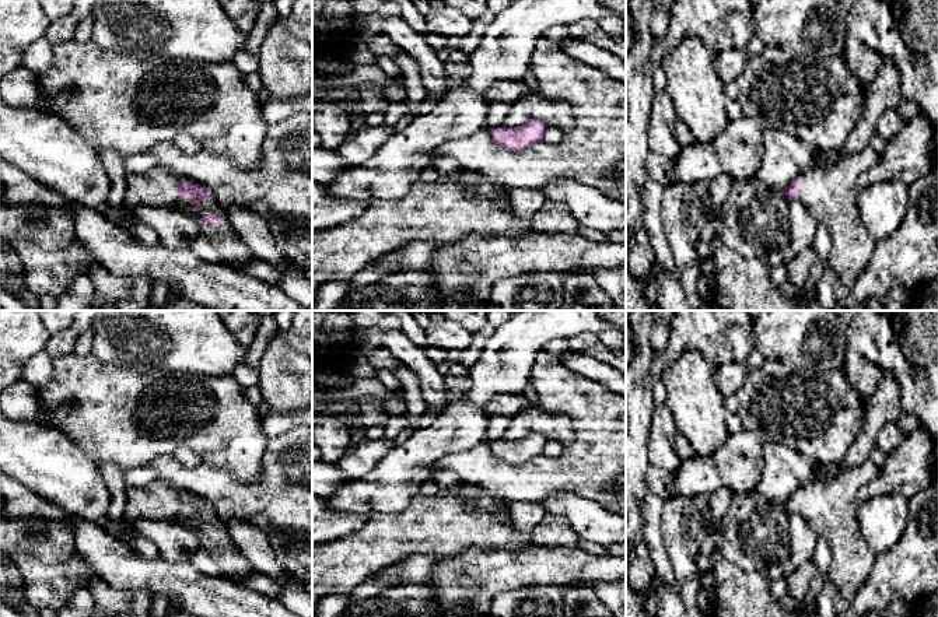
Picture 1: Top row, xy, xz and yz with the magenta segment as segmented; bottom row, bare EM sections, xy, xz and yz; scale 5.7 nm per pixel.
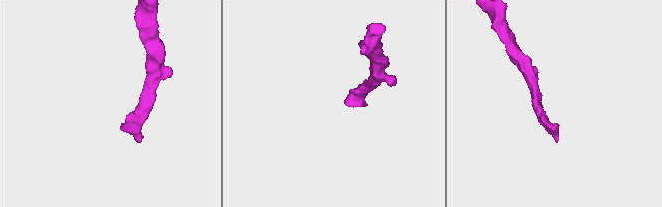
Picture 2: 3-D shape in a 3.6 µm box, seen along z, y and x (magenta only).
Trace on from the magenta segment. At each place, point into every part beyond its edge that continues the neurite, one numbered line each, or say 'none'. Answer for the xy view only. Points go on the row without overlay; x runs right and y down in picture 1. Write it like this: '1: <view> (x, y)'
1: xy (157, 501)

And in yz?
1: yz (829, 507)

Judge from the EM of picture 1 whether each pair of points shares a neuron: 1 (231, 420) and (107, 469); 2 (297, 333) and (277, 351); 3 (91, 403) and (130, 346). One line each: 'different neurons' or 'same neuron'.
1: different neurons
2: different neurons
3: different neurons

